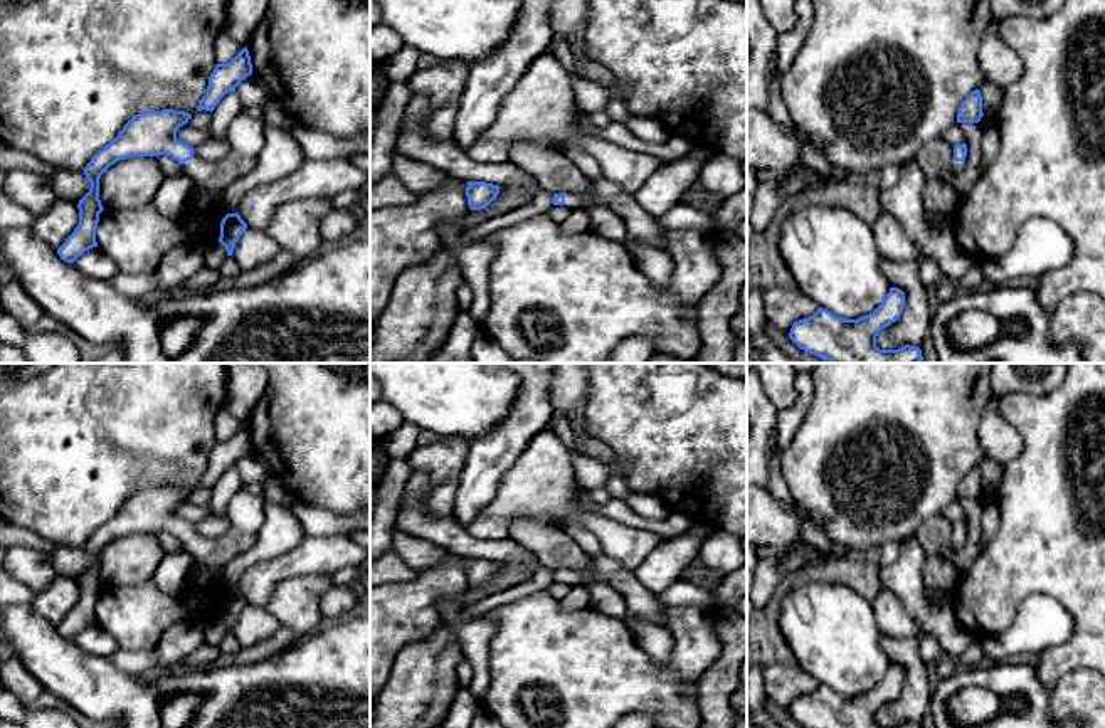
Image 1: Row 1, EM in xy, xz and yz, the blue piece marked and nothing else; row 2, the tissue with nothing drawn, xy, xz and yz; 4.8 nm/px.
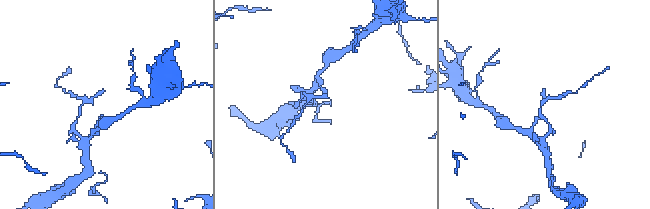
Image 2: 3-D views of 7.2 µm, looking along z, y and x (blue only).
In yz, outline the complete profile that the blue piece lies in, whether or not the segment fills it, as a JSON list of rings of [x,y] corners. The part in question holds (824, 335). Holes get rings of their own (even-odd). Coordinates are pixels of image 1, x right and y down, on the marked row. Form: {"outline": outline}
{"outline": [[[890,288],[883,303],[858,319],[843,319],[827,309],[817,311],[792,324],[789,338],[806,353],[831,363],[920,363],[918,346],[905,345],[898,350],[880,350],[876,336],[895,323],[905,306],[905,293]]]}

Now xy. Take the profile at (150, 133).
{"outline": [[[175,109],[135,114],[118,136],[91,158],[84,168],[91,188],[77,203],[77,227],[57,249],[62,261],[72,264],[86,251],[98,247],[96,229],[99,214],[104,210],[99,200],[99,178],[119,160],[168,155],[183,166],[195,187],[214,192],[224,192],[237,178],[256,168],[257,158],[246,158],[237,153],[229,153],[217,161],[193,161],[193,148],[177,140],[178,128],[187,124],[190,118],[192,114]]]}

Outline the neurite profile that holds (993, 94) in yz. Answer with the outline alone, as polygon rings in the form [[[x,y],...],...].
[[[984,81],[984,84],[979,87],[979,91],[982,96],[982,113],[987,118],[994,119],[999,113],[1001,104],[1002,104],[1004,89],[989,82],[989,81]]]

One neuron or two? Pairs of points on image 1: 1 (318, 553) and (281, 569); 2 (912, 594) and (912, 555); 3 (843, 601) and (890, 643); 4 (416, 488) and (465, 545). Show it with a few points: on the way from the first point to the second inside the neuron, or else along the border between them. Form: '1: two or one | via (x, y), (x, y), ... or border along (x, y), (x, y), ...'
1: one | via (310, 557), (290, 565)
2: one | via (912, 584), (912, 565)
3: two | border along (878, 634), (878, 641), (890, 663)
4: one | via (416, 505), (416, 510), (436, 530), (448, 533)

